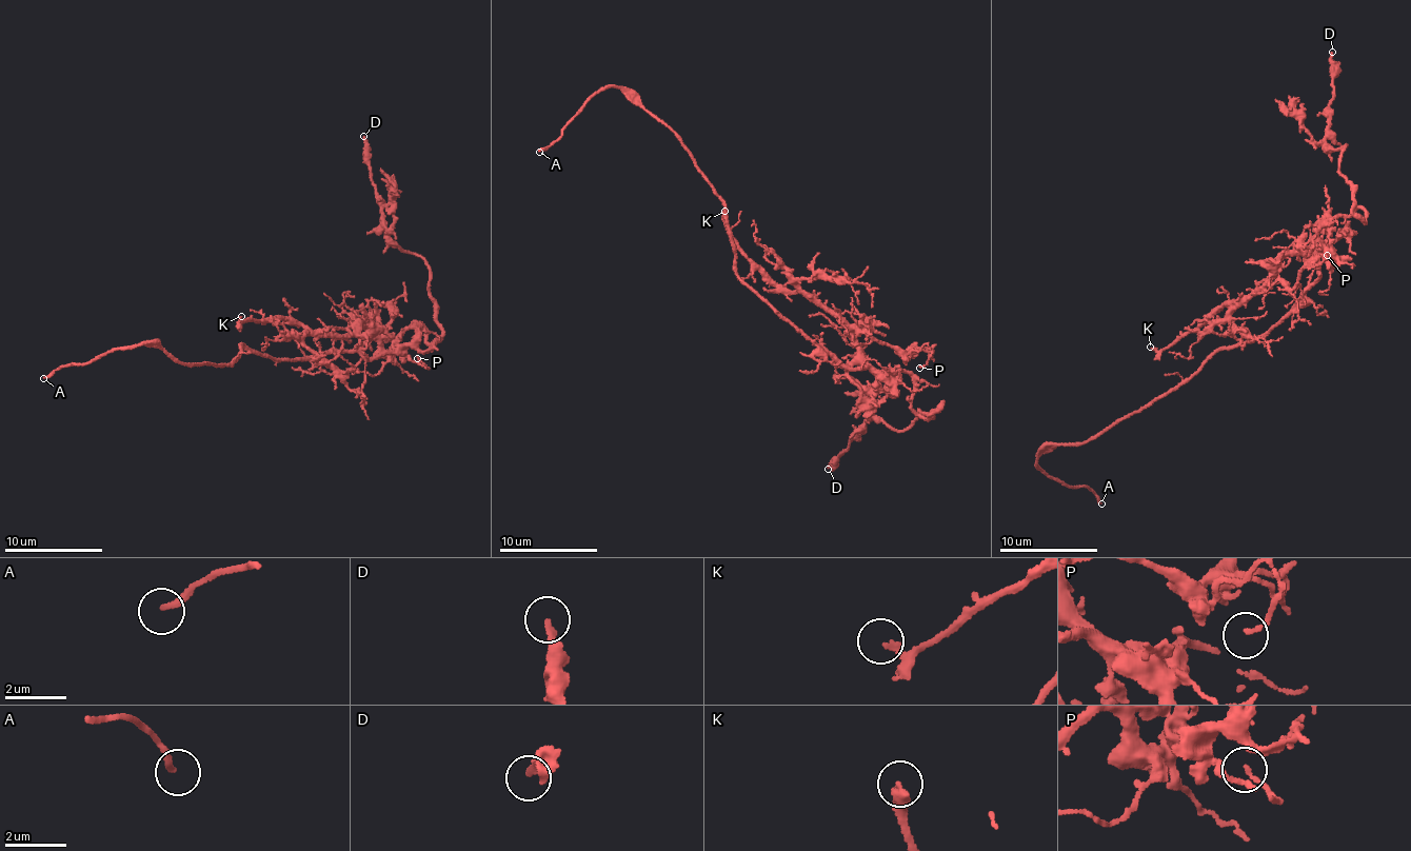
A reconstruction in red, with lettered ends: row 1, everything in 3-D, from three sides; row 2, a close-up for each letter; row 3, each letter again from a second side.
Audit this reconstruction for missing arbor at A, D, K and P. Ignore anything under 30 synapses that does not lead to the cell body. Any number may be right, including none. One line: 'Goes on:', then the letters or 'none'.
Goes on: A

